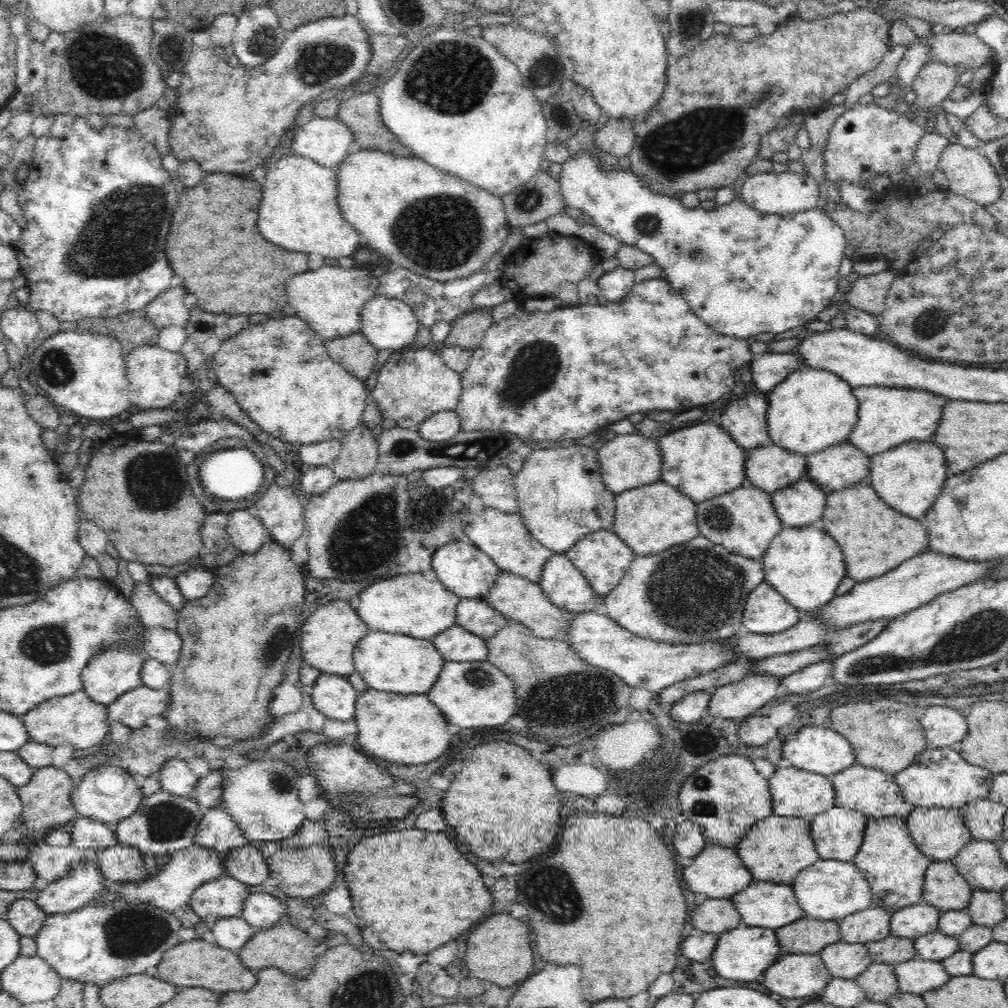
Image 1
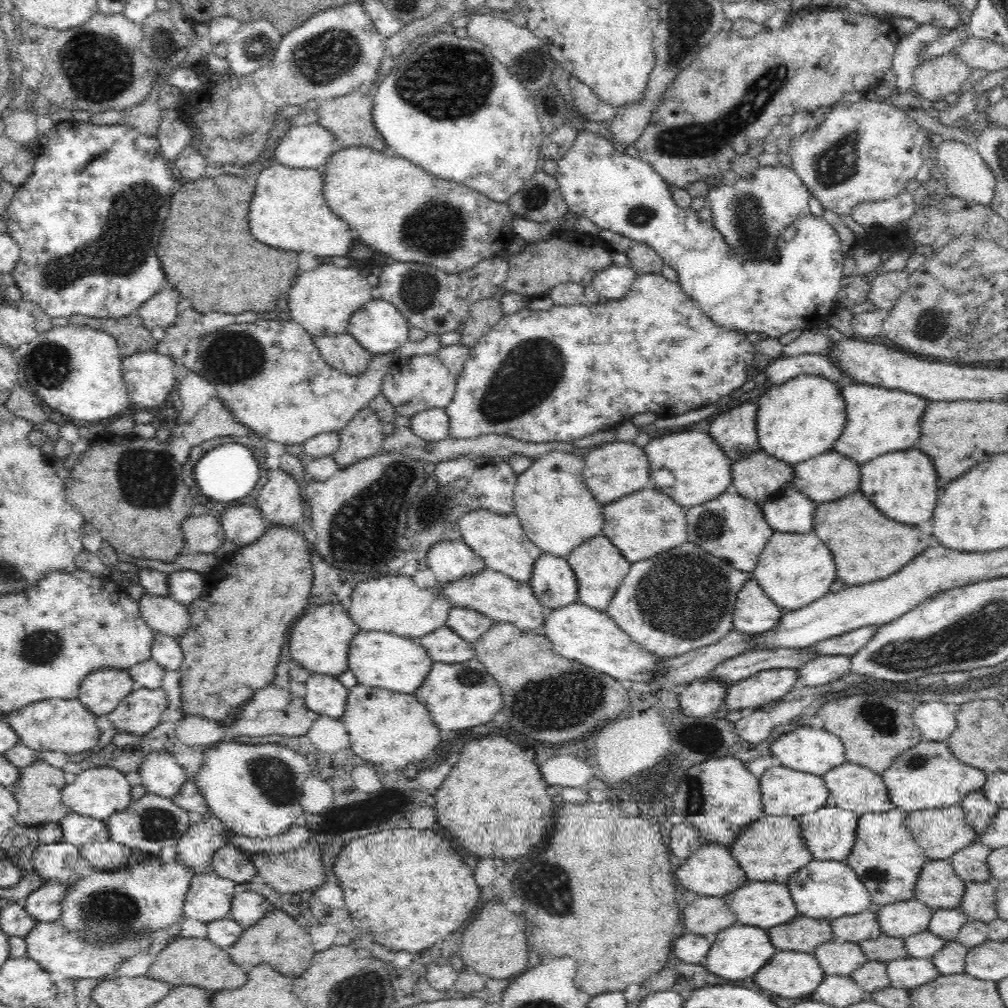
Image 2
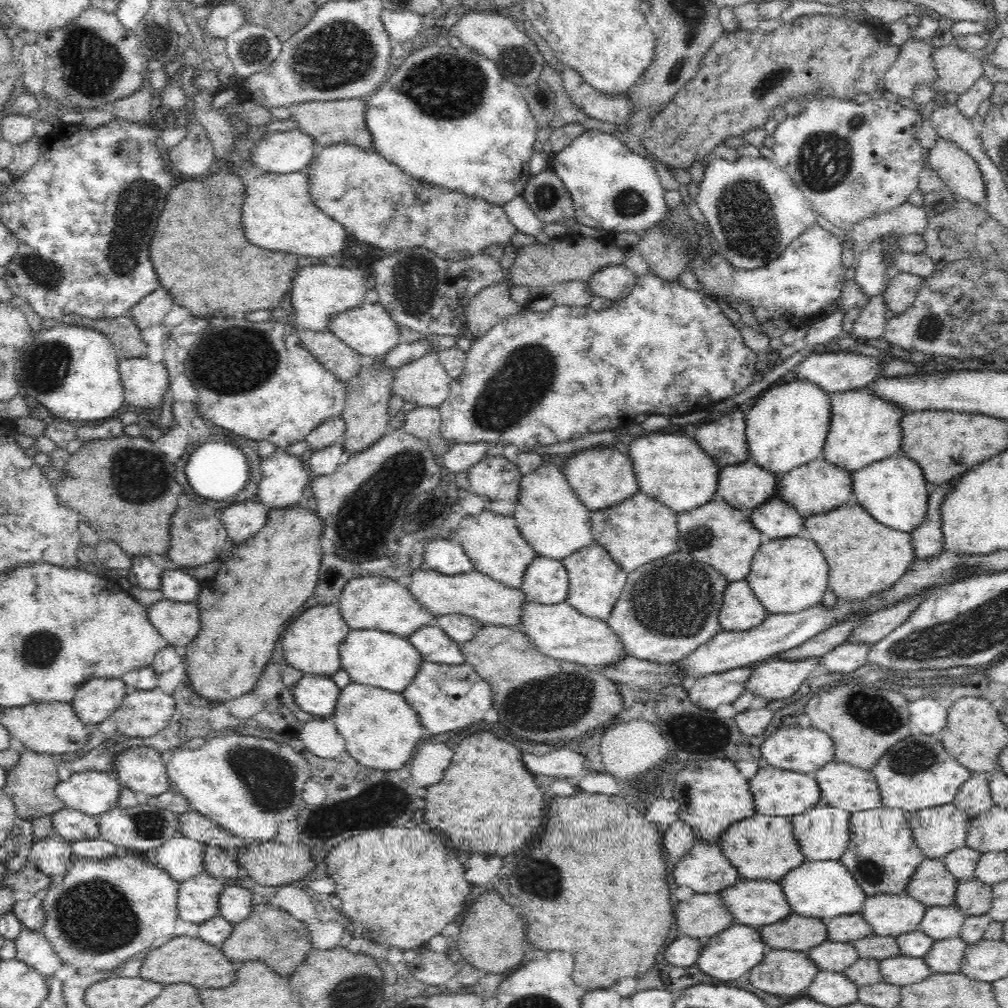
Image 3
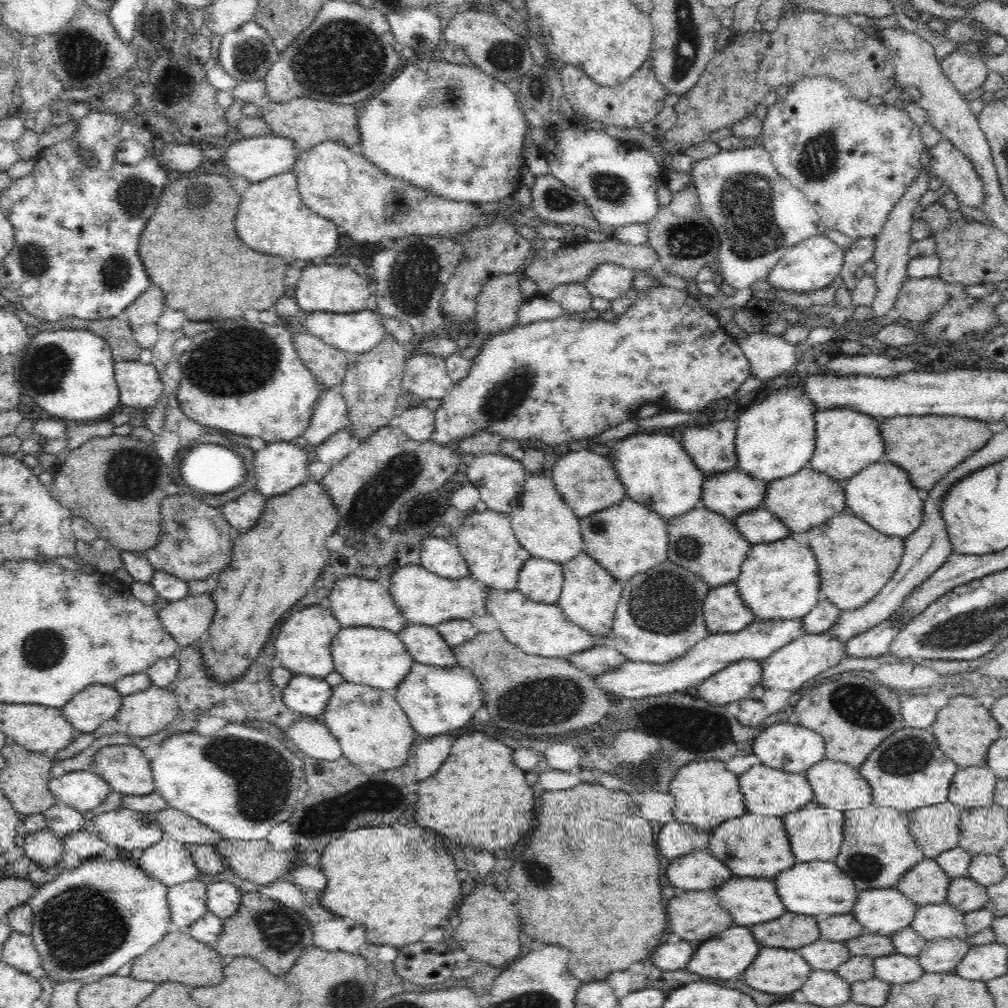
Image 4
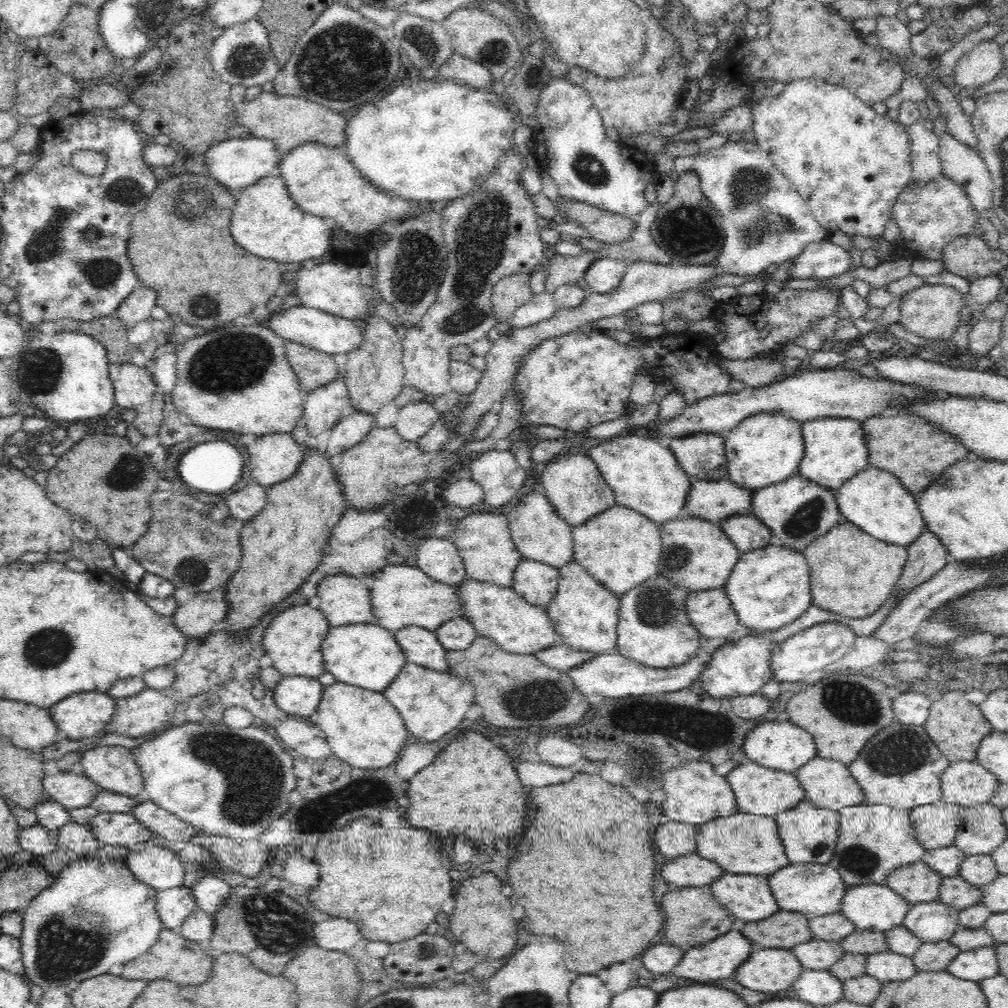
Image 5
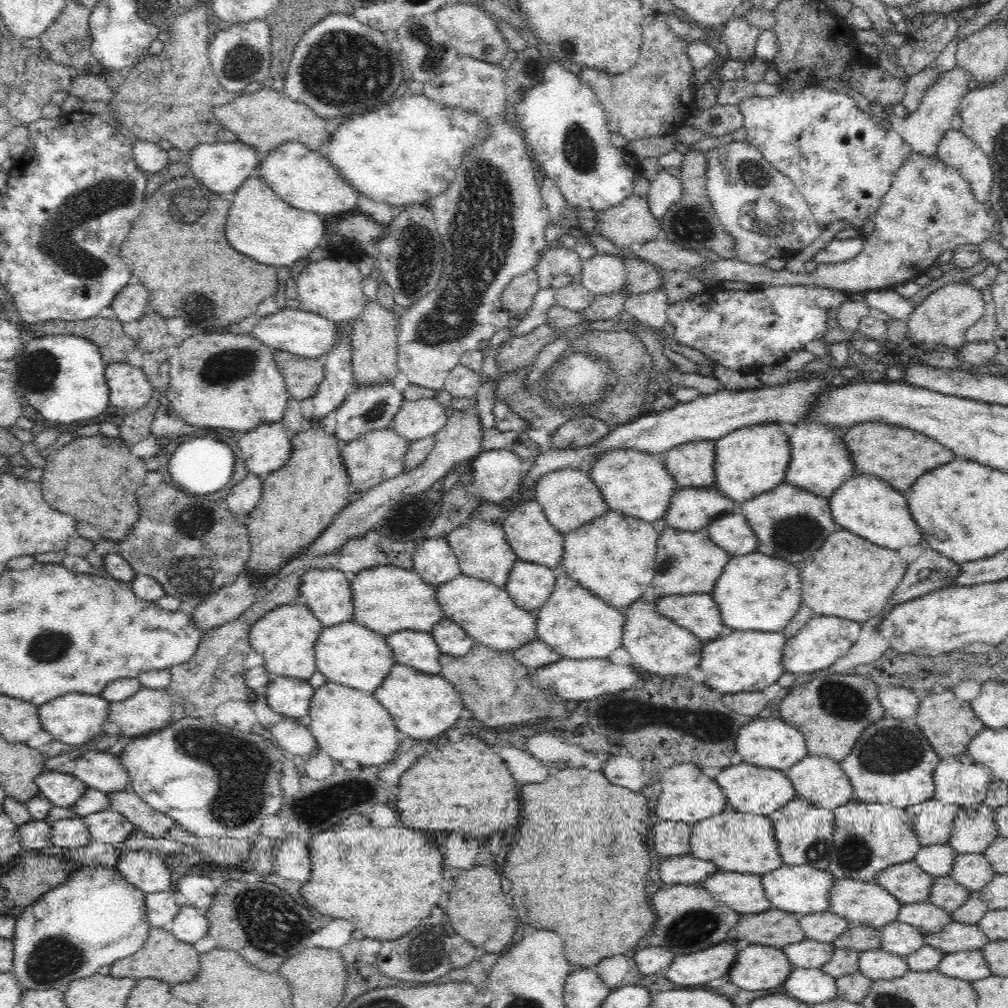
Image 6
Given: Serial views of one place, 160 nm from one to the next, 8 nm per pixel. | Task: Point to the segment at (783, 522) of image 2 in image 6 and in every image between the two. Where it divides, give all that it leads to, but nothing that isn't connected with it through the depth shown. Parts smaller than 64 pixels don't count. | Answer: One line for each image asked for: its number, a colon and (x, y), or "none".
3: (776, 519)
4: (759, 526)
5: (748, 533)
6: (731, 532)

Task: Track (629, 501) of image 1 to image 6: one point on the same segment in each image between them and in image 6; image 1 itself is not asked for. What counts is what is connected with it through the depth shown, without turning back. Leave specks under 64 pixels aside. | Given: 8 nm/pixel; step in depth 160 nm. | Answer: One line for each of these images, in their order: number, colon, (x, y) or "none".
2: (641, 525)
3: (640, 529)
4: (627, 539)
5: (621, 548)
6: (613, 556)

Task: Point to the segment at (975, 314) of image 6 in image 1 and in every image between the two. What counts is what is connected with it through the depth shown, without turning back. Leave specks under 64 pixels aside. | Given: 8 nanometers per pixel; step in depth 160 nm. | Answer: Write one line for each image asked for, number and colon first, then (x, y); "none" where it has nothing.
1: (868, 293)
2: (886, 288)
3: (901, 290)
4: (919, 299)
5: (932, 311)

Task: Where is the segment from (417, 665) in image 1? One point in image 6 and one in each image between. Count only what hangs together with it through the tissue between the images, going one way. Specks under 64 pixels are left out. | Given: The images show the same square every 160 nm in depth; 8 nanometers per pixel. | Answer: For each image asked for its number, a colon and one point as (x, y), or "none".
2: (378, 659)
3: (380, 659)
4: (376, 657)
5: (368, 656)
6: (349, 654)

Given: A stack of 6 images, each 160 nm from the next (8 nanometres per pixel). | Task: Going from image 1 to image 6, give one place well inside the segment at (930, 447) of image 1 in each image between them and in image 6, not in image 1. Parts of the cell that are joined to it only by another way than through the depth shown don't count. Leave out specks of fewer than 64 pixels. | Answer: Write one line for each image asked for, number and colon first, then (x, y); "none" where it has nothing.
2: (902, 485)
3: (893, 491)
4: (882, 494)
5: (874, 500)
6: (865, 504)

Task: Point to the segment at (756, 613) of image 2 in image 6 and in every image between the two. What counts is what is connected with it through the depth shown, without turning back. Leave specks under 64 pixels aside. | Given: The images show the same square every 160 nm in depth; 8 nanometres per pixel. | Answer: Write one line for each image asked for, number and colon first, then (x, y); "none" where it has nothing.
3: (740, 610)
4: (724, 611)
5: (711, 612)
6: (699, 613)

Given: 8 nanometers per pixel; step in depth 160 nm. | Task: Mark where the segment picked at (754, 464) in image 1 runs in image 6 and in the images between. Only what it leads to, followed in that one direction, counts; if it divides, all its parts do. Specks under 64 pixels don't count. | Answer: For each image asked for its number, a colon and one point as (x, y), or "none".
2: (758, 477)
3: (746, 486)
4: (732, 493)
5: (709, 500)
6: (691, 509)

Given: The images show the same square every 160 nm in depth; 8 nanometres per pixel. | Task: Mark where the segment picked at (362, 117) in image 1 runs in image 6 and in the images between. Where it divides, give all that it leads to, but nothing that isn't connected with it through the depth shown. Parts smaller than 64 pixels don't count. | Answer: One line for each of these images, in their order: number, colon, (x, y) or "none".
2: (349, 118)
3: (336, 121)
4: (308, 122)
5: (289, 121)
6: (264, 119)

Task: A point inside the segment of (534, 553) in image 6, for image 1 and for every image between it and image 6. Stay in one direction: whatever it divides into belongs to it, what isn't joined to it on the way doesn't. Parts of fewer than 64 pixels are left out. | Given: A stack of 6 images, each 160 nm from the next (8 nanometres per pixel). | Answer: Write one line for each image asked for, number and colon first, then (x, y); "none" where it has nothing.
1: (561, 496)
2: (557, 511)
3: (554, 521)
4: (544, 524)
5: (539, 534)

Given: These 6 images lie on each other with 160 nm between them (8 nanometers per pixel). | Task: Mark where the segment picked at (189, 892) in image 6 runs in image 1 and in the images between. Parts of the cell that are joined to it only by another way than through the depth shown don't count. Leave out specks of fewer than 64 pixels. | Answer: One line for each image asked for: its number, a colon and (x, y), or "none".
1: (261, 910)
2: (248, 907)
3: (235, 902)
4: (223, 898)
5: (209, 893)

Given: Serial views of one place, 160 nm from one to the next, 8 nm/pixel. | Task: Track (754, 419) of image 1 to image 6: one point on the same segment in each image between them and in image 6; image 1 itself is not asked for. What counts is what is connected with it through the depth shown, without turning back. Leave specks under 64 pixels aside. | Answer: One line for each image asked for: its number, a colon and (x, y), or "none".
2: (735, 432)
3: (724, 440)
4: (712, 448)
5: (702, 455)
6: (691, 465)

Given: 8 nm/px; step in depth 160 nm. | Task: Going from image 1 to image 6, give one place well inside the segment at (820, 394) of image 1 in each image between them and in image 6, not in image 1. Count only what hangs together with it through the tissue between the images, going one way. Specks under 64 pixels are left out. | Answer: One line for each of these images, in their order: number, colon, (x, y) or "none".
2: (798, 420)
3: (787, 427)
4: (775, 438)
5: (765, 449)
6: (752, 460)

